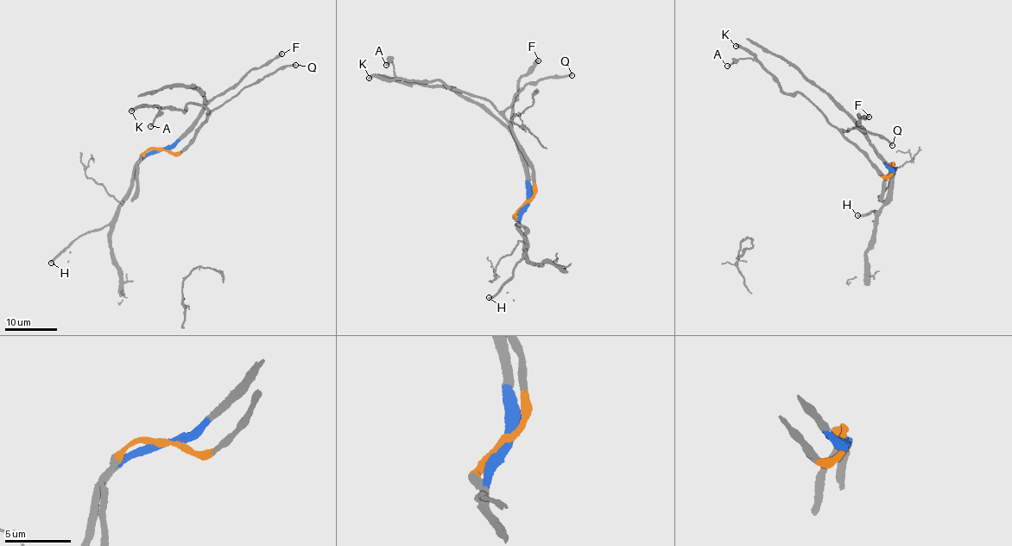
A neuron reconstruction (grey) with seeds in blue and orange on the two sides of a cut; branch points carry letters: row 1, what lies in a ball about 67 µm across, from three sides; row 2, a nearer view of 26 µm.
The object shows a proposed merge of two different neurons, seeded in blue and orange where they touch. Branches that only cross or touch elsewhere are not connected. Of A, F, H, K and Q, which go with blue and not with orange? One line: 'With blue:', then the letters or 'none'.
With blue: F, H

